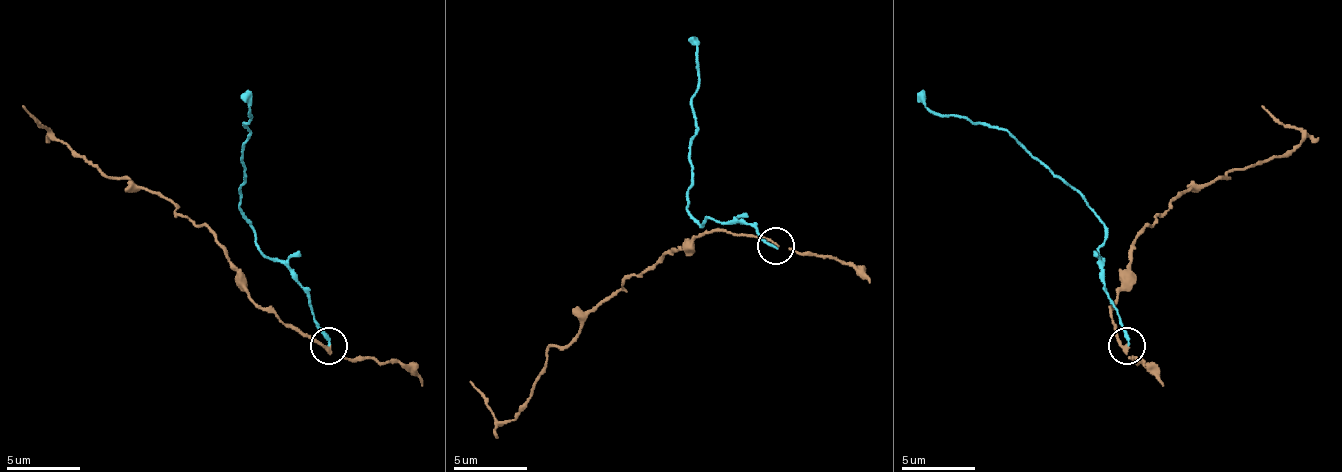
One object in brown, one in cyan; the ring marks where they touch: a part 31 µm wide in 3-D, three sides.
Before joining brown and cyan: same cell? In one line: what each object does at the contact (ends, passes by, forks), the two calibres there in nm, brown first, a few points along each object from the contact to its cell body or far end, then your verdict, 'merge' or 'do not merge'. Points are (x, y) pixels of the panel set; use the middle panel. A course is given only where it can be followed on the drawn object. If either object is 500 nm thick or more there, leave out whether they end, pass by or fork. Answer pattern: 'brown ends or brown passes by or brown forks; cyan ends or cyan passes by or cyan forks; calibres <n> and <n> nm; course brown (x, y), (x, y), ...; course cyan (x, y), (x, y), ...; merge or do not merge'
brown passes by; cyan ends; calibres 200 and 170 nm; course brown (777, 245), (707, 230), (670, 248), (623, 281), (568, 344), (550, 351), (509, 421), (495, 417), (469, 380); course cyan (777, 248), (747, 223), (700, 223), (689, 212), (689, 139), (696, 124), (696, 51), (692, 40); do not merge

